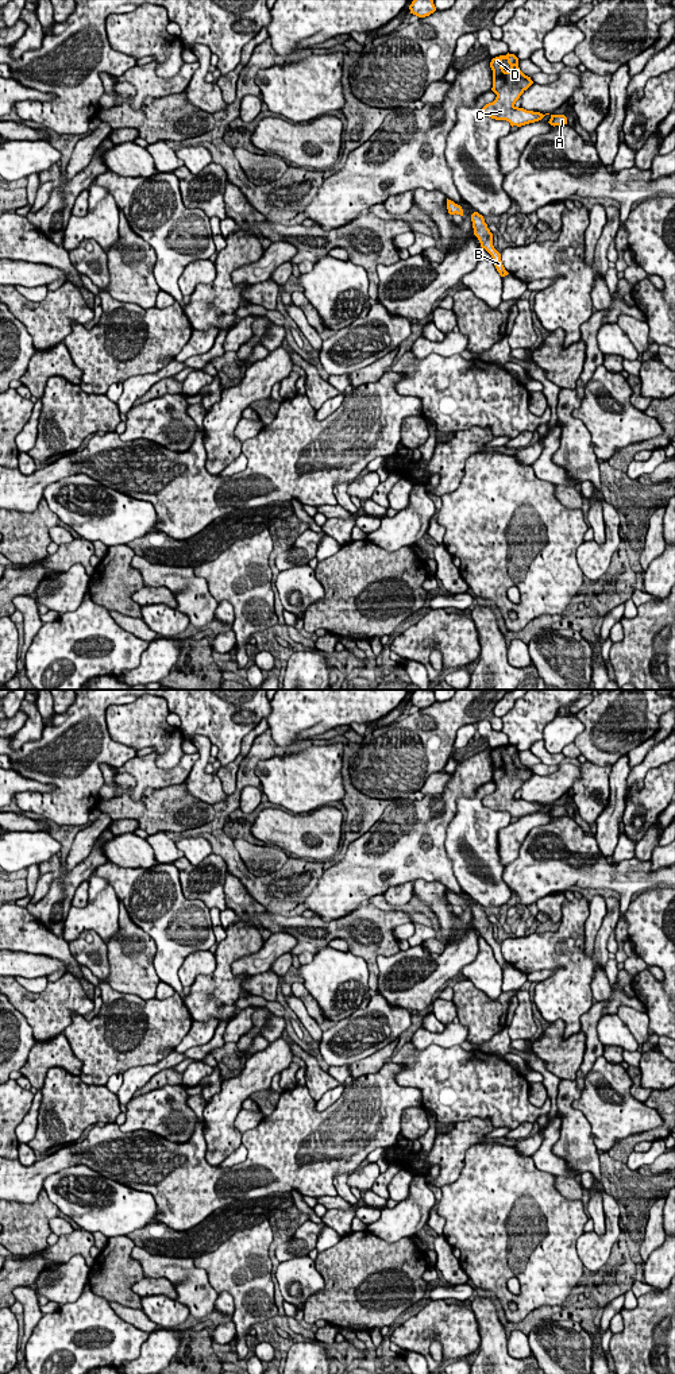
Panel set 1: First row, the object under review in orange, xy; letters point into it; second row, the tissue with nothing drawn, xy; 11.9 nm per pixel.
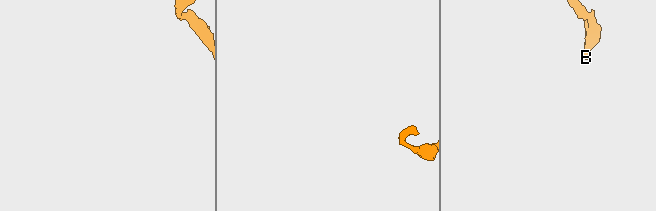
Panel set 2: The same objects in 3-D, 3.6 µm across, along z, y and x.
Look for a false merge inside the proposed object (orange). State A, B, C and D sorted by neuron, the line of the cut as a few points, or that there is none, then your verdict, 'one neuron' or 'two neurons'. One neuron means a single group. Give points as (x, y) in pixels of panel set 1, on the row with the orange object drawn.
groups A B C D; cut none; one neuron

